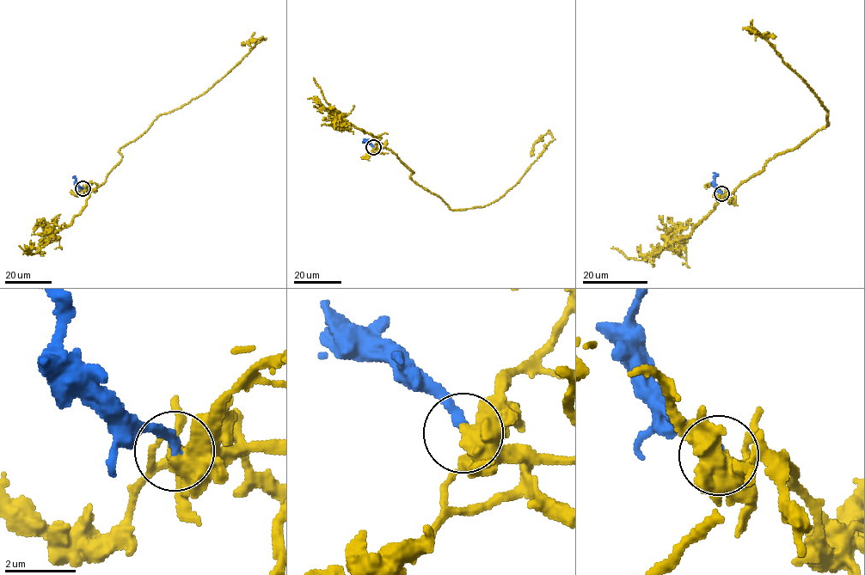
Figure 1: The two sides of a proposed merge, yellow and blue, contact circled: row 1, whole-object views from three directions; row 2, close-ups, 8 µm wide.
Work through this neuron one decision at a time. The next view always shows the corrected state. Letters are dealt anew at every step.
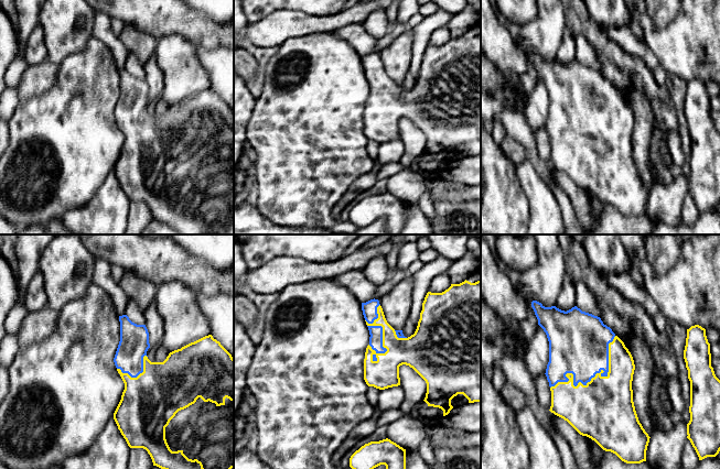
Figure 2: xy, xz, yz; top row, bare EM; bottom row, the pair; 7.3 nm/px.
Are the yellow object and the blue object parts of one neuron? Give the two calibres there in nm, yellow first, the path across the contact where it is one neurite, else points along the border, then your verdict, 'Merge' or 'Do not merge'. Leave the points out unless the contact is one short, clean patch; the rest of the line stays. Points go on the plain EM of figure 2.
Thickness 440 nm (yellow) against 400 nm. Merge

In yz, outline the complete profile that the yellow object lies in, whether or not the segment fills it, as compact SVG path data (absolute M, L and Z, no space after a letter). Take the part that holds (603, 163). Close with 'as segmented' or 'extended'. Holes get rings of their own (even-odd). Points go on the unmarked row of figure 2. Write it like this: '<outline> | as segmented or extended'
M533 54L531 61L549 95L549 116L545 127L551 144L549 164L622 215L646 215L651 190L635 164L632 143L635 118L624 96L600 70L577 59L565 65Z | extended

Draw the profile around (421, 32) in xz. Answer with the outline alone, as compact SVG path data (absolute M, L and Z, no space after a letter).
M438 10L429 17L425 17L423 20L411 29L413 34L412 43L412 56L409 72L418 77L420 73L420 66L422 64L422 56L428 46L431 34L439 28L444 26L452 19L453 14Z

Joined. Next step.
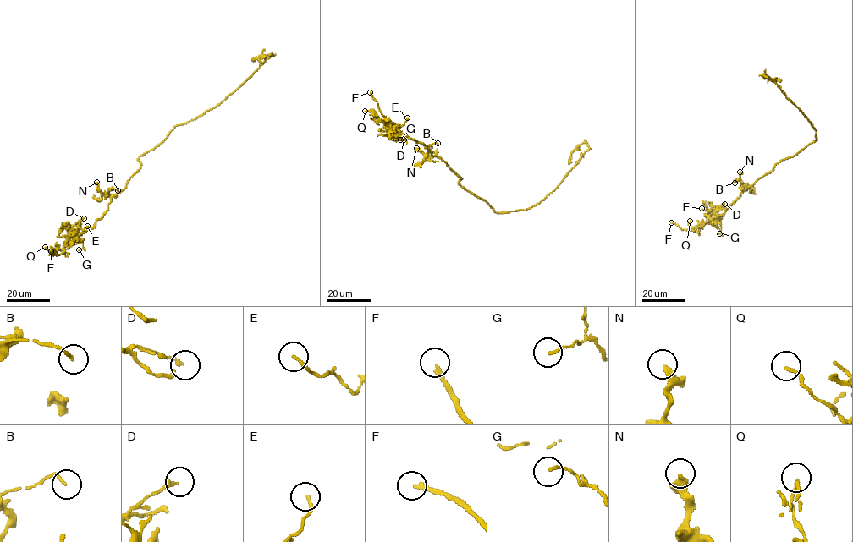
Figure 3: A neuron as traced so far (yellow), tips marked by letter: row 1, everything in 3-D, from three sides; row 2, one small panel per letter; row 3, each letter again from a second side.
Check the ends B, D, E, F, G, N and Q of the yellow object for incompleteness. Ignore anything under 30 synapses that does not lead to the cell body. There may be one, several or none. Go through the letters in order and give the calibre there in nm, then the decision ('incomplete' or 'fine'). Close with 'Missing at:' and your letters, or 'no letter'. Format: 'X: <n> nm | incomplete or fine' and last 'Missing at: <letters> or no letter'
B: 130 nm | fine
D: 170 nm | fine
E: 120 nm | fine
F: 220 nm | incomplete
G: 110 nm | fine
N: 320 nm | fine
Q: 140 nm | fine
Missing at: F

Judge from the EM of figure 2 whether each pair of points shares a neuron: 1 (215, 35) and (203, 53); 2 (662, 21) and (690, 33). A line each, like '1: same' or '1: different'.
1: different
2: different

